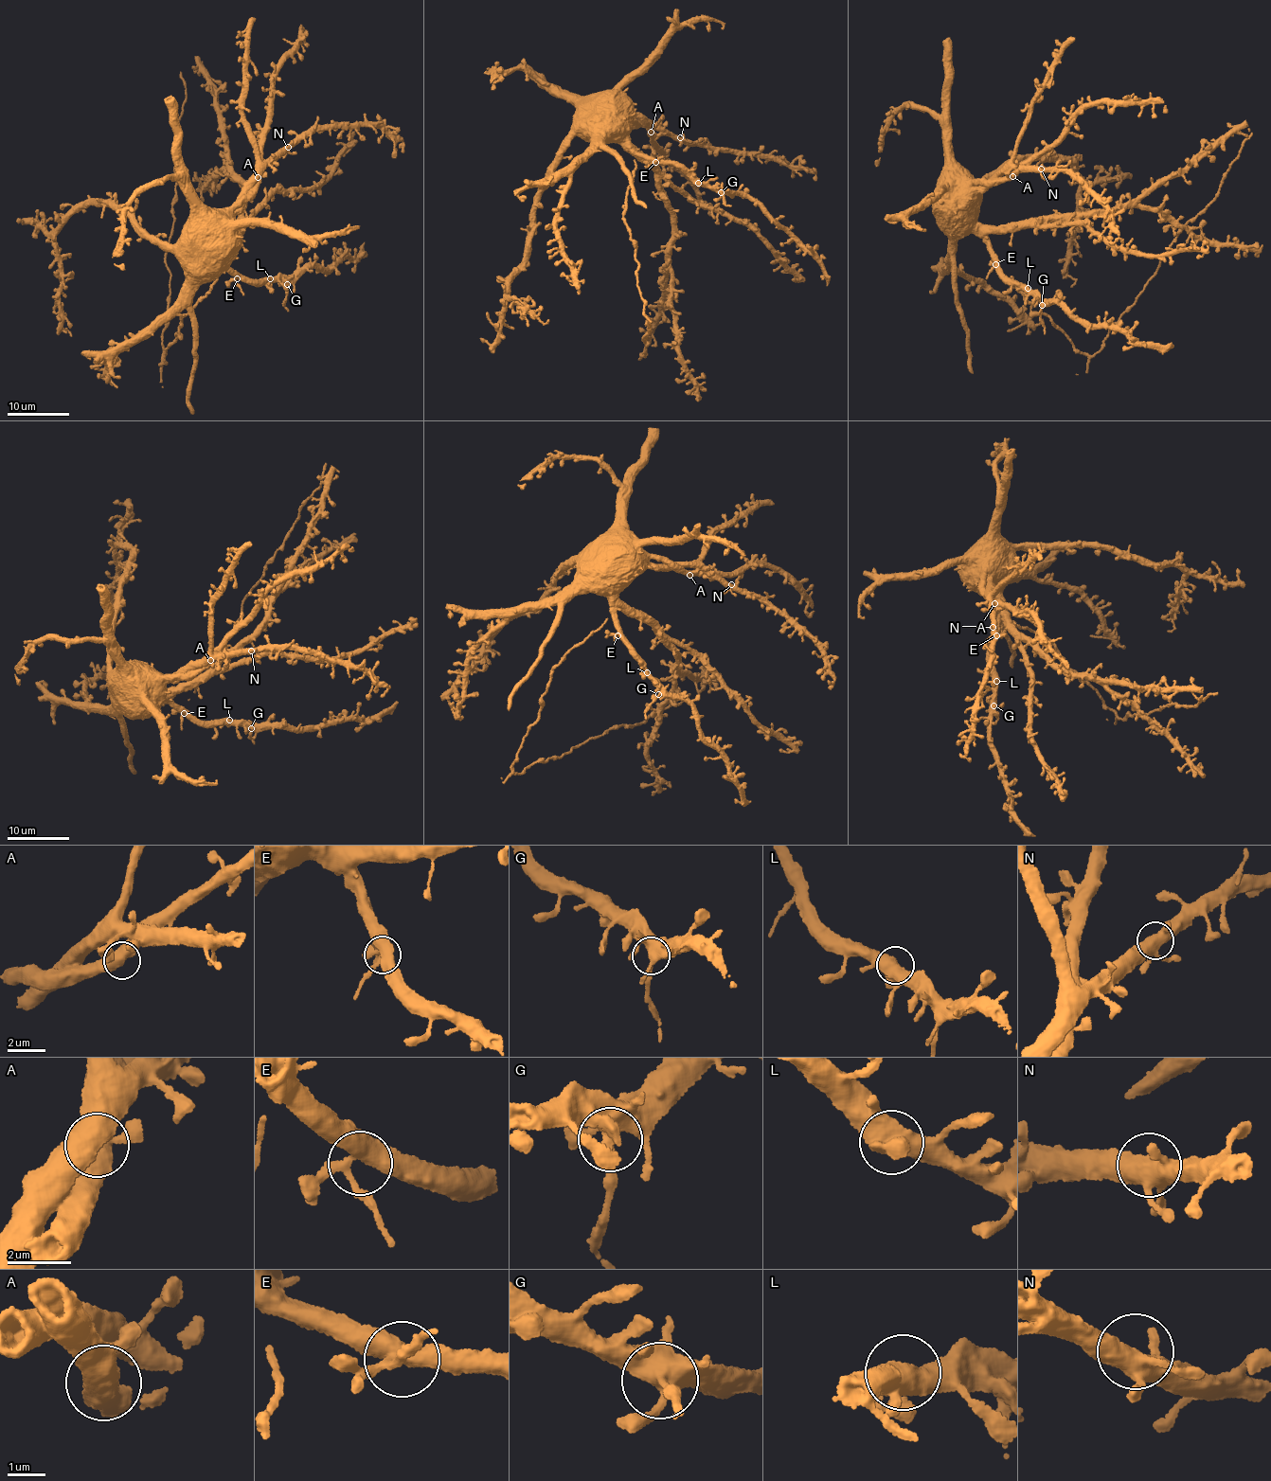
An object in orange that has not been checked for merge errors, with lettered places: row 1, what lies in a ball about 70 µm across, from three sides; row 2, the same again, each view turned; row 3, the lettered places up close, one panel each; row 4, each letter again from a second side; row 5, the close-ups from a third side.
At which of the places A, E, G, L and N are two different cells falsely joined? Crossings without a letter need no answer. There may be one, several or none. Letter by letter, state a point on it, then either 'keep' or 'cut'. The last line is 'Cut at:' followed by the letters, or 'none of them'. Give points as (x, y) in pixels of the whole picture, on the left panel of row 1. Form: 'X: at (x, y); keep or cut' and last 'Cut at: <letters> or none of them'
A: at (258, 177); keep
E: at (237, 278); keep
G: at (287, 284); cut
L: at (270, 278); keep
N: at (288, 147); keep
Cut at: G

